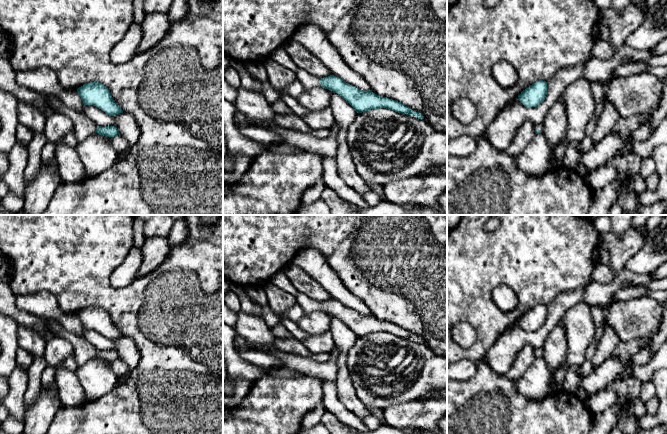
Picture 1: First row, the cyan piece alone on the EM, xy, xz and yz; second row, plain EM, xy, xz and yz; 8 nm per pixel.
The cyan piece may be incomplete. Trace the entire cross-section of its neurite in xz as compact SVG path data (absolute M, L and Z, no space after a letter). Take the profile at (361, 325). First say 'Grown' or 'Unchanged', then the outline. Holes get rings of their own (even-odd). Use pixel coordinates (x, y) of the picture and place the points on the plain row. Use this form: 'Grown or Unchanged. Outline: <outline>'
Grown. Outline: M298 292L295 297L297 304L304 313L322 311L331 314L343 321L357 337L362 337L371 333L386 332L398 337L415 340L418 343L424 343L421 337L413 335L401 326L387 321L381 321L370 314L360 314L334 299L318 302L300 292Z

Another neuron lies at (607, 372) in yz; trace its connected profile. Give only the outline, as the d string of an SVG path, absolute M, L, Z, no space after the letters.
M609 357L603 364L594 368L590 374L582 377L579 384L580 388L588 396L597 393L605 388L607 384L617 379L624 369L629 369L631 361L632 359L623 362L617 357Z

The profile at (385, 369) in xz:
M391 333L357 337L347 355L347 369L359 399L381 410L392 404L420 400L434 390L447 390L447 358L434 354L424 343Z

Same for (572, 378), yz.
M579 365L564 366L563 369L565 371L565 377L562 384L563 390L569 393L575 393L582 379L579 374Z

